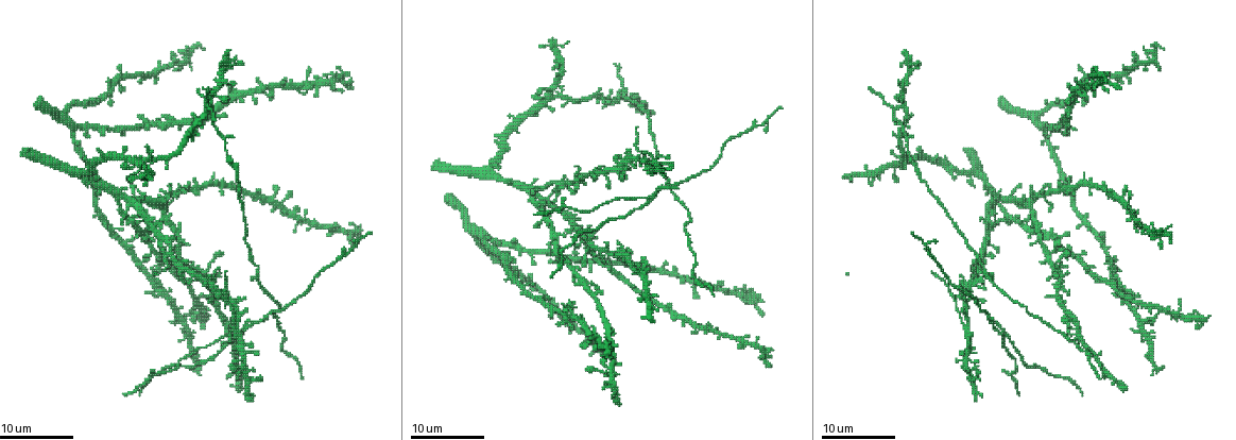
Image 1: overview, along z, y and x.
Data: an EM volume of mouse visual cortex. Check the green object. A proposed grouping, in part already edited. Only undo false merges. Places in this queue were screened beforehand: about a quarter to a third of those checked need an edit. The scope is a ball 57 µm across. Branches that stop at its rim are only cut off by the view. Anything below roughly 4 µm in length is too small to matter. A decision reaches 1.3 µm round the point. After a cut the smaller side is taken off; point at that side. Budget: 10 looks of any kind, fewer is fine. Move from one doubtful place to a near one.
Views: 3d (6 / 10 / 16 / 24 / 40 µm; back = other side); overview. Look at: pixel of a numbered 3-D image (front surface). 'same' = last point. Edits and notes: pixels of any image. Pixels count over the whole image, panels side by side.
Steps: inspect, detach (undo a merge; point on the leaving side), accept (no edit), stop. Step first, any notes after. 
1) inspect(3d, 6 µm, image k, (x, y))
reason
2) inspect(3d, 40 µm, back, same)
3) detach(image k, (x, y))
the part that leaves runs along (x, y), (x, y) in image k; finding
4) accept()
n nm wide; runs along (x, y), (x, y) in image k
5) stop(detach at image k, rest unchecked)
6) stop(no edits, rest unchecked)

inspect(3d, 6 µm, image 1, (1119, 281))
four arms meet

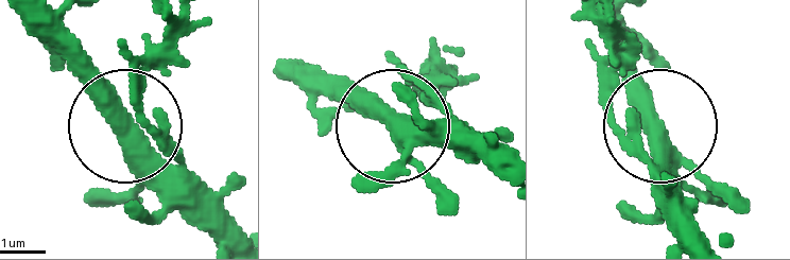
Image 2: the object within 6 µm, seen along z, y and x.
detach(image 2, (142, 86))
the part that leaves runs along (161, 142), (139, 78), (177, 20) in image 2; two cells meet here

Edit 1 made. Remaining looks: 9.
inspect(overview)
redraw

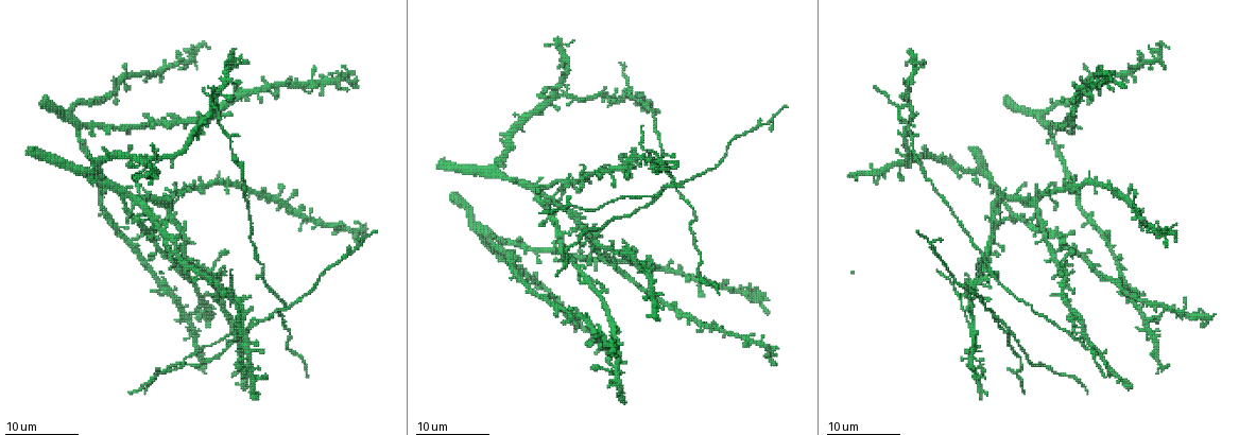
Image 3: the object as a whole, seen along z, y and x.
inspect(3d, 6 µm, image 3, (543, 193))
branch point

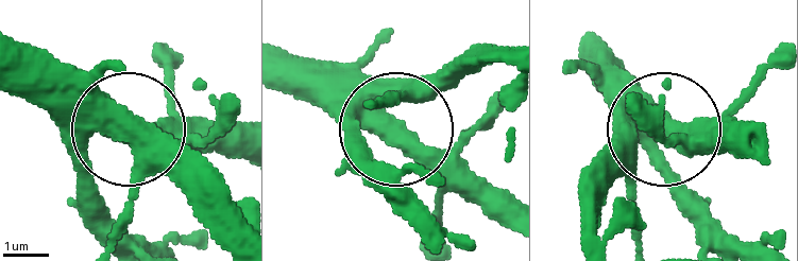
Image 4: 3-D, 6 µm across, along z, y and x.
inspect(3d, 6 µm, back, image 4, (391, 118))
other side

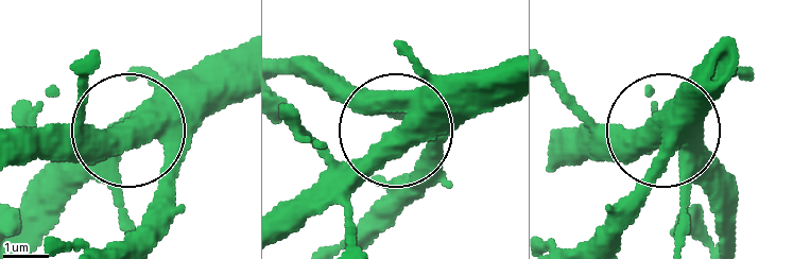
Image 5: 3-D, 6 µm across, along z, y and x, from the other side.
accept()
runs along (588, 241), (645, 173), (660, 135), (557, 139) in image 5; continuous, no second cell

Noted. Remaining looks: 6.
inspect(3d, 10 µm, image 3, (971, 327))

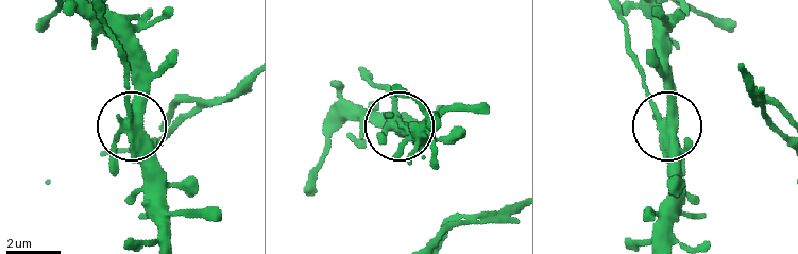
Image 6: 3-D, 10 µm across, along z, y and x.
detach(image 6, (650, 97))
4 arms; the part that leaves runs along (662, 131), (621, 10) in image 6; two cells meet here

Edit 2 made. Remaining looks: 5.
inspect(3d, 16 µm, image 3, (903, 159))
four arms meet

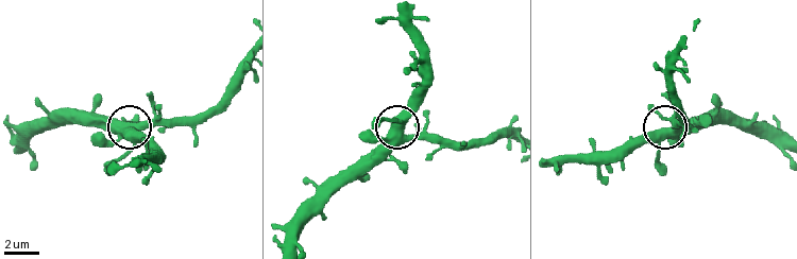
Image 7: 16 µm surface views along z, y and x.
accept()
470 nm wide; runs along (286, 240), (391, 133), (397, 116), (420, 87) in image 7; all the same cell

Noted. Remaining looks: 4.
inspect(3d, 16 µm, image 3, (625, 94))
three arms meet

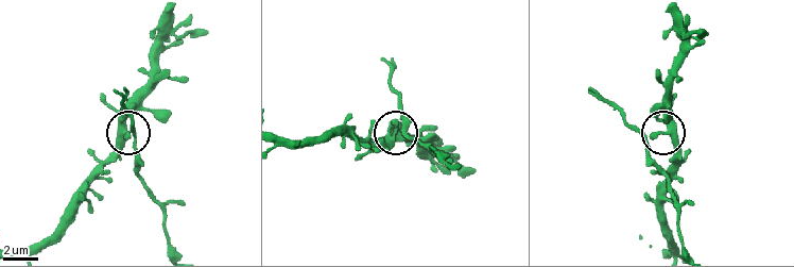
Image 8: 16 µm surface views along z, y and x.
accept()
300 nm wide; continuous, no second cell

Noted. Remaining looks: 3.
stop(detach at image 2, detach at image 6, rest unchecked)

